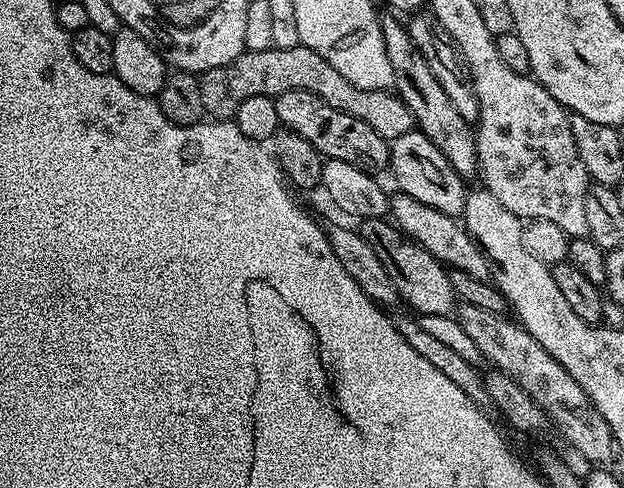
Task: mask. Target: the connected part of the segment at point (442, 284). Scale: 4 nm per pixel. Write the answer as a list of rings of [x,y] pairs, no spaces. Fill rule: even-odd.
[[[379,216],[361,219],[358,231],[366,238],[366,242],[370,242],[382,266],[386,266],[386,274],[390,274],[390,282],[394,282],[405,305],[408,303],[423,316],[447,316],[457,307],[458,297],[448,277],[449,269],[434,259],[417,240],[402,232],[391,219]]]

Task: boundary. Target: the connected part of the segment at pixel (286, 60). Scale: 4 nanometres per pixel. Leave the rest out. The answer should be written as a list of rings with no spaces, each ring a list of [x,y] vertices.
[[[304,45],[288,48],[265,46],[260,50],[246,48],[233,62],[226,66],[214,67],[202,74],[204,90],[204,112],[213,119],[231,119],[235,117],[236,109],[246,98],[256,96],[281,96],[286,90],[304,89],[318,94],[324,102],[336,110],[352,114],[367,122],[383,138],[393,141],[402,134],[413,129],[414,119],[409,108],[394,92],[362,90],[352,82],[347,81],[337,68],[326,62],[317,51]]]

